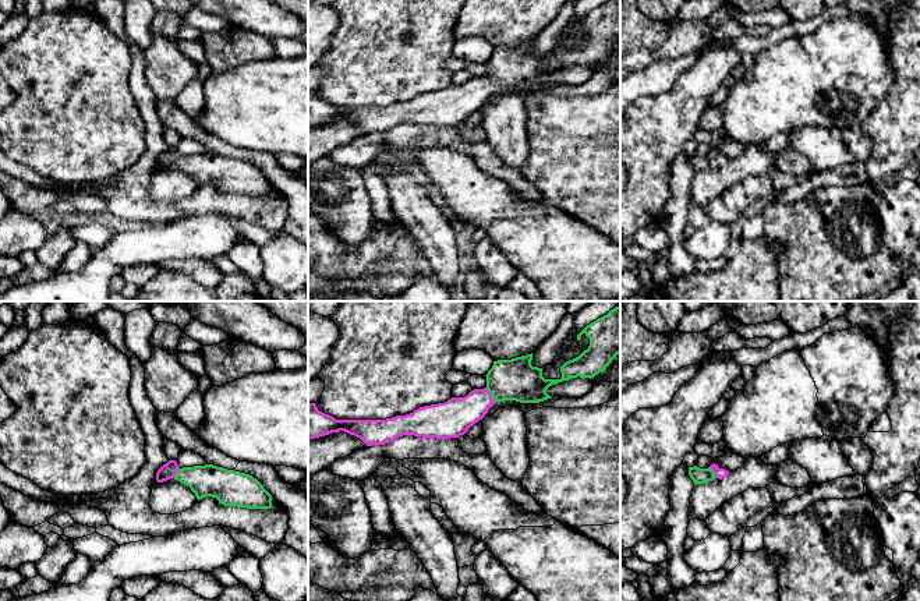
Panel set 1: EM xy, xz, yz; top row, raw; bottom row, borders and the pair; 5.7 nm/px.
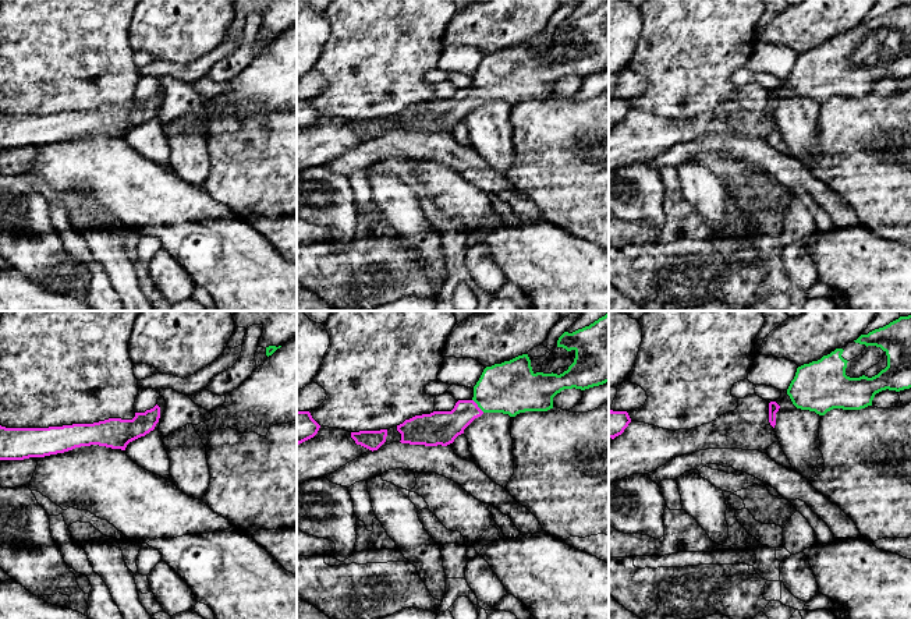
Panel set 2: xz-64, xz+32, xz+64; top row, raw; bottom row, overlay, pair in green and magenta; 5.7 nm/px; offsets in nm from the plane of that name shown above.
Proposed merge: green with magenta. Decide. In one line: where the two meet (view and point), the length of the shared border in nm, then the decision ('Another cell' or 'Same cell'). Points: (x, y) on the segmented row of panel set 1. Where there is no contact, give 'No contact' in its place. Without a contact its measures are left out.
Touches green at xz (491, 393). Shared border 100 nm. Same cell

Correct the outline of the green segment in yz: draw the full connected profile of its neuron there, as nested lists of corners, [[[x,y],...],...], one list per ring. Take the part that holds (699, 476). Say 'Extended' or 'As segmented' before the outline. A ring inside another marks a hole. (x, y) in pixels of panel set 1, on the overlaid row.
Extended. [[[711,464],[708,469],[700,469],[697,466],[689,467],[689,476],[694,485],[712,481],[715,478],[725,478],[729,474],[728,470],[719,469],[718,464]]]

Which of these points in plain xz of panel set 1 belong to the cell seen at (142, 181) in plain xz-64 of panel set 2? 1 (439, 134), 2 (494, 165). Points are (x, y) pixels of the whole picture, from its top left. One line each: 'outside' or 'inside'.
1: outside
2: outside

